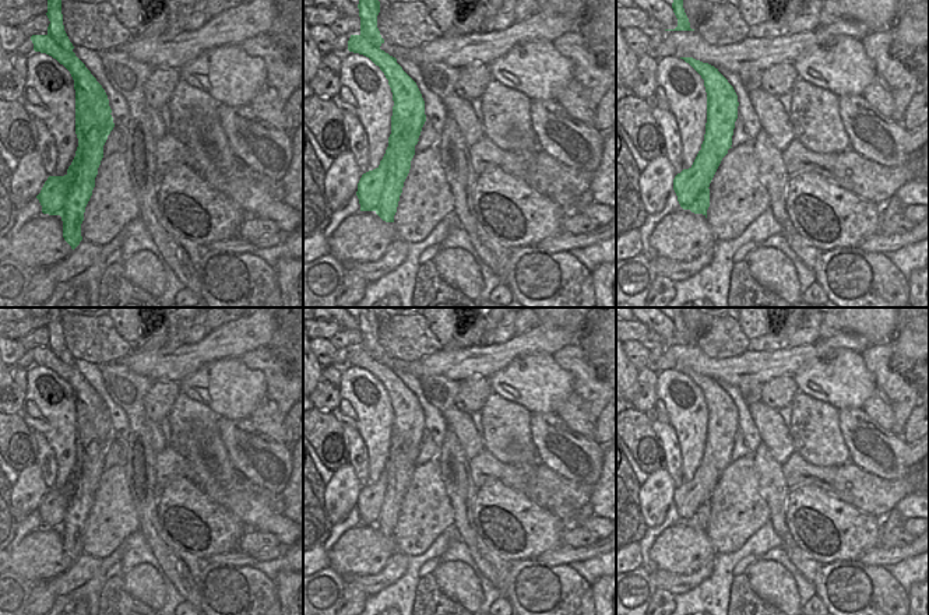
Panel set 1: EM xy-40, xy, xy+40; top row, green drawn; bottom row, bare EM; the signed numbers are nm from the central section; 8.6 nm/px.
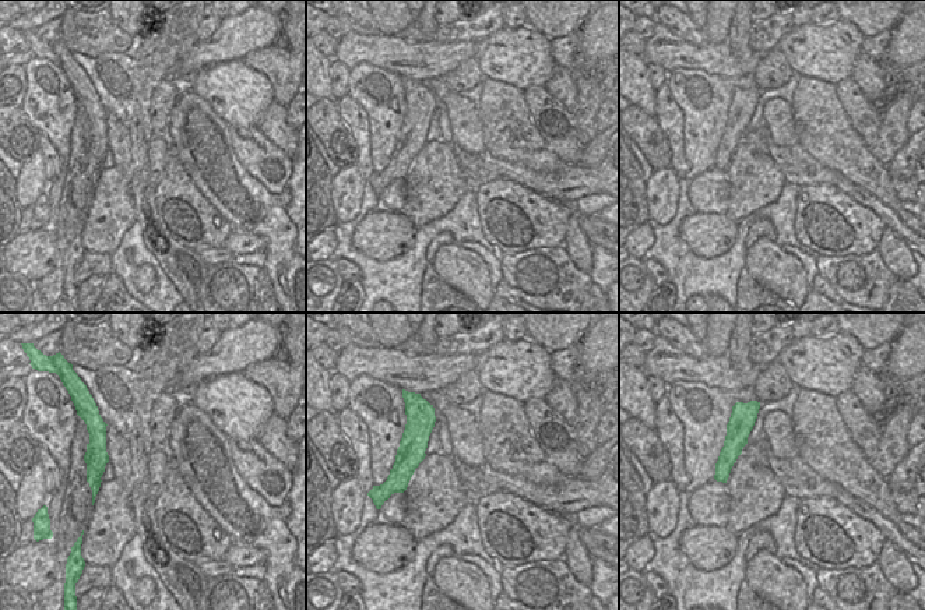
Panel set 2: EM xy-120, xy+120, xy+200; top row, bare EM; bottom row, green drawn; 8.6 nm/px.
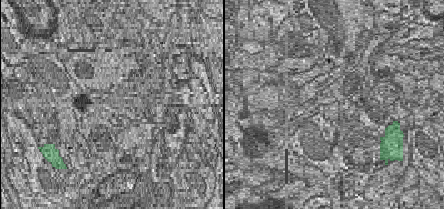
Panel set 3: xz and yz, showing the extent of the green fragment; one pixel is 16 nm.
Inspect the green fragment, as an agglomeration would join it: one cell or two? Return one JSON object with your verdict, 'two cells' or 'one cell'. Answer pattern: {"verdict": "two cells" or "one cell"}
{"verdict": "two cells"}

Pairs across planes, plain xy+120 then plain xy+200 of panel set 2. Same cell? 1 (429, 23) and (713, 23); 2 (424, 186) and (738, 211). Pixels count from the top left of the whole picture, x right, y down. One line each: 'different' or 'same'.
1: different
2: same

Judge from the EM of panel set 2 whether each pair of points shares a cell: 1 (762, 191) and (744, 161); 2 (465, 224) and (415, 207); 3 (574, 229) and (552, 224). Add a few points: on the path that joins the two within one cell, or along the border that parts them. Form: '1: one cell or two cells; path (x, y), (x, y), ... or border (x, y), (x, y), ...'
1: one cell; path (755, 184), (744, 173), (744, 168)
2: two cells; border (464, 191), (463, 197), (446, 214), (418, 229)
3: two cells; border (572, 215), (562, 246)

